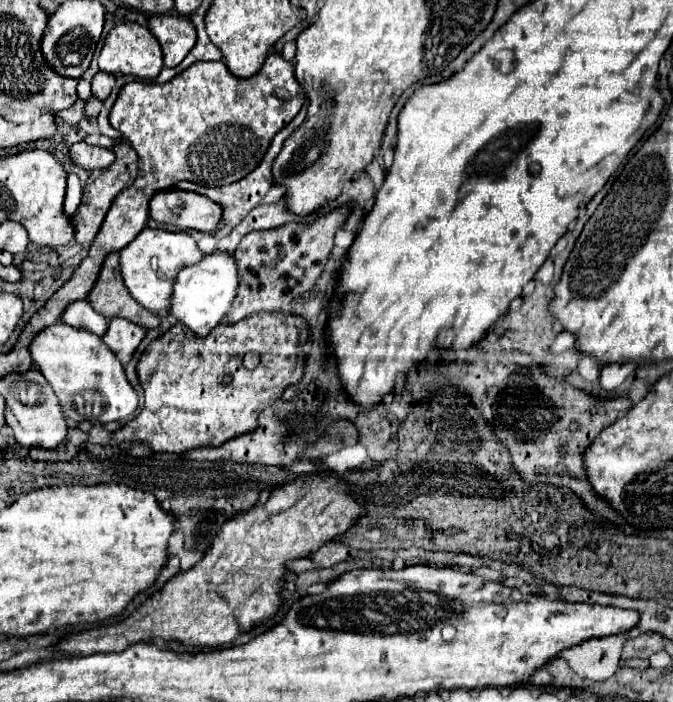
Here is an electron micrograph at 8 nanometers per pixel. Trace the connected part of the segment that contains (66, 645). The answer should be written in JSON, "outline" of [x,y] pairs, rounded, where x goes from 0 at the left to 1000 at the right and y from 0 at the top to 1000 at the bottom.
{"outline":[[[462,678],[456,684],[432,687],[409,698],[394,718],[379,721],[376,726],[358,729],[343,741],[337,741],[325,764],[316,769],[314,781],[290,809],[284,809],[275,818],[257,821],[236,843],[221,849],[215,858],[210,858],[201,866],[201,872],[195,872],[189,880],[171,889],[103,903],[85,917],[85,923],[94,932],[129,934],[141,929],[183,929],[189,920],[207,912],[266,912],[278,920],[311,920],[311,923],[325,923],[331,917],[340,917],[355,906],[355,900],[367,900],[379,889],[391,889],[394,883],[409,877],[418,860],[415,829],[421,826],[426,798],[453,795],[462,786],[474,783],[477,775],[519,755],[527,746],[527,738],[539,735],[539,729],[542,724],[527,718],[527,712],[522,709],[522,695],[507,684]]]}

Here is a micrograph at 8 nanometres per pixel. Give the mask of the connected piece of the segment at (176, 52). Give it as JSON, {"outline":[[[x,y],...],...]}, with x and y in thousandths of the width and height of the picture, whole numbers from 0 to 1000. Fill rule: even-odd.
{"outline":[[[230,20],[218,28],[218,40],[239,63],[248,97],[260,97],[293,60],[287,31],[260,20]]]}

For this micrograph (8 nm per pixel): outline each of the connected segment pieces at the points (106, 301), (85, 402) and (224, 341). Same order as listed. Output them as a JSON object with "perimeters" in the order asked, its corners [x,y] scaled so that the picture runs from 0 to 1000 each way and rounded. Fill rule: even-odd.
{"perimeters":[[[[165,359],[156,368],[147,396],[144,396],[141,407],[135,410],[135,419],[129,422],[129,430],[156,453],[180,450],[201,462],[210,462],[212,467],[236,464],[236,453],[227,450],[224,444],[218,444],[212,436],[207,436],[207,430],[201,430],[195,425],[195,419],[189,416],[189,410],[183,407],[174,359]]],[[[88,459],[64,467],[43,490],[43,501],[52,524],[79,550],[100,595],[111,601],[132,598],[138,604],[159,604],[183,601],[201,590],[204,561],[189,544],[183,521],[147,479]]],[[[385,444],[385,447],[379,447],[379,450],[370,450],[370,453],[364,453],[364,456],[358,456],[358,459],[352,459],[352,462],[325,462],[322,467],[316,467],[314,470],[314,476],[308,479],[308,481],[290,481],[284,473],[278,473],[275,467],[269,467],[269,462],[260,462],[260,464],[254,464],[242,479],[236,479],[233,484],[227,484],[218,496],[215,496],[215,501],[210,504],[210,513],[207,513],[207,519],[204,519],[204,536],[207,536],[207,544],[210,544],[210,550],[212,550],[212,558],[215,558],[215,581],[212,581],[212,587],[207,587],[207,593],[204,595],[198,595],[198,598],[192,598],[186,607],[180,607],[174,615],[168,615],[168,627],[171,630],[210,630],[210,632],[215,632],[224,644],[233,644],[233,647],[275,647],[275,644],[281,644],[281,641],[287,641],[287,638],[322,638],[325,632],[334,632],[337,627],[343,627],[343,624],[349,624],[349,621],[358,621],[361,615],[373,615],[373,613],[379,613],[379,607],[382,607],[382,593],[397,581],[397,578],[406,578],[415,567],[418,567],[418,561],[421,561],[421,556],[426,553],[426,550],[432,550],[432,547],[441,547],[444,541],[447,541],[447,536],[450,536],[450,521],[453,521],[453,510],[447,507],[447,501],[450,501],[450,496],[453,496],[453,490],[456,490],[456,484],[459,484],[459,473],[447,473],[447,456],[444,453],[438,453],[438,450],[429,450],[429,447],[415,447],[415,444]],[[364,507],[385,507],[385,519],[376,524],[376,527],[367,527],[364,521],[361,521],[361,513],[364,513]]]]}

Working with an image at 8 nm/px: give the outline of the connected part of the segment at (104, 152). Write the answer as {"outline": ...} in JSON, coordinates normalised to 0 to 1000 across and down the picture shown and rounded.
{"outline":[[[114,202],[103,211],[103,222],[105,228],[126,239],[126,242],[144,242],[144,239],[159,239],[168,228],[171,219],[162,211],[147,211],[147,208],[132,208],[126,202]]]}

